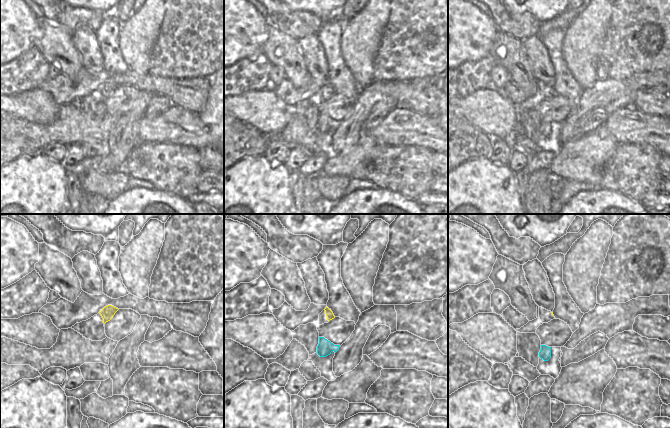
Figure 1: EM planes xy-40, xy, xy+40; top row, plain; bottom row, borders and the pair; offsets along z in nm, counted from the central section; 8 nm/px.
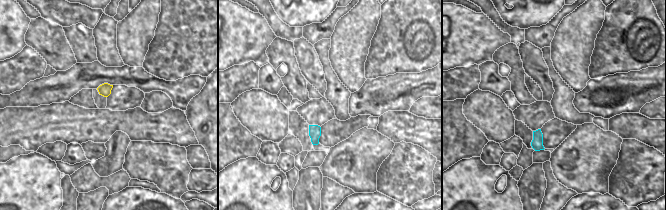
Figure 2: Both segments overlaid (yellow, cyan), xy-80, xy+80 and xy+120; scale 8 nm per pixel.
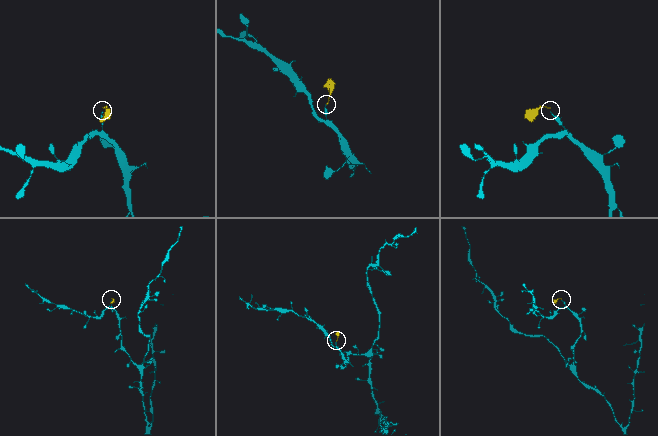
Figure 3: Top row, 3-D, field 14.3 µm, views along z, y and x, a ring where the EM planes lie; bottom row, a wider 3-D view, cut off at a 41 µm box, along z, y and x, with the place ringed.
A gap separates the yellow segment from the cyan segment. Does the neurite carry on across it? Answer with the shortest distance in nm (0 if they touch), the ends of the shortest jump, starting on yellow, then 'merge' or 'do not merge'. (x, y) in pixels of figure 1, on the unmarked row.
140 nm | xy (328, 96), (323, 113) | merge

